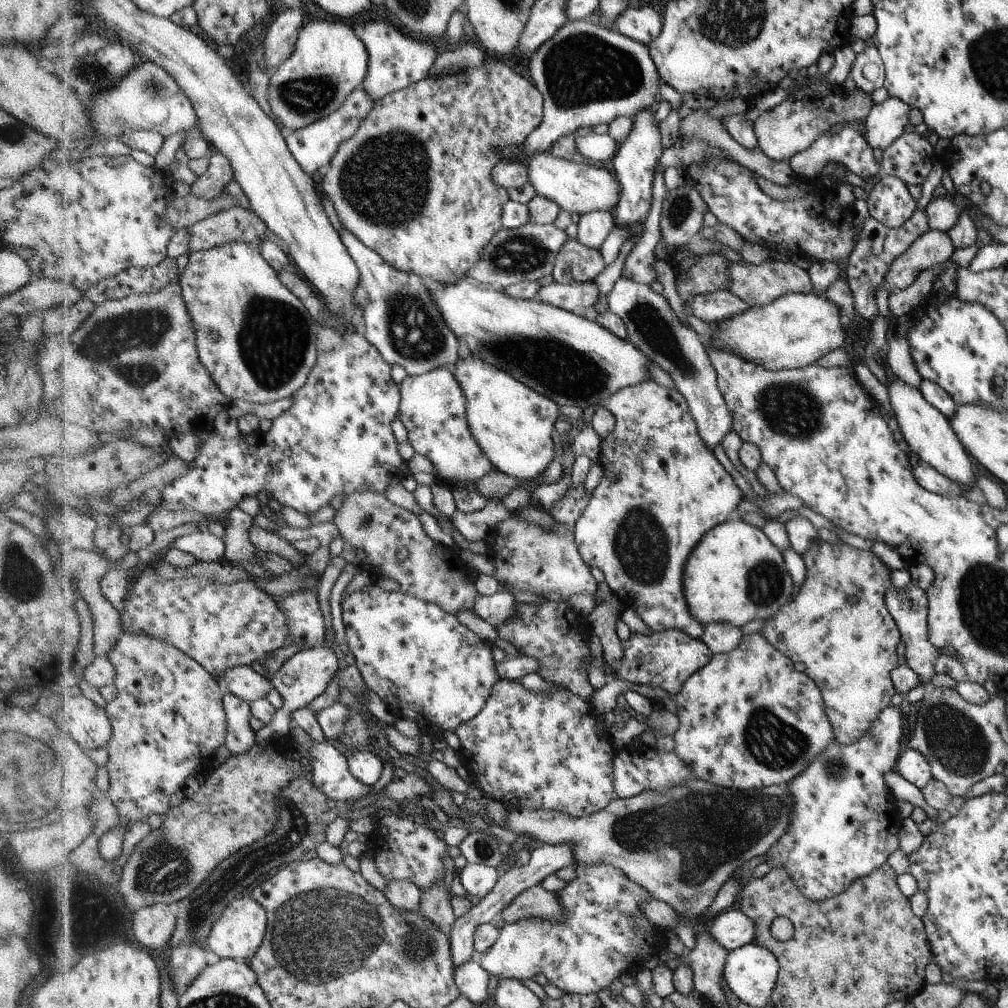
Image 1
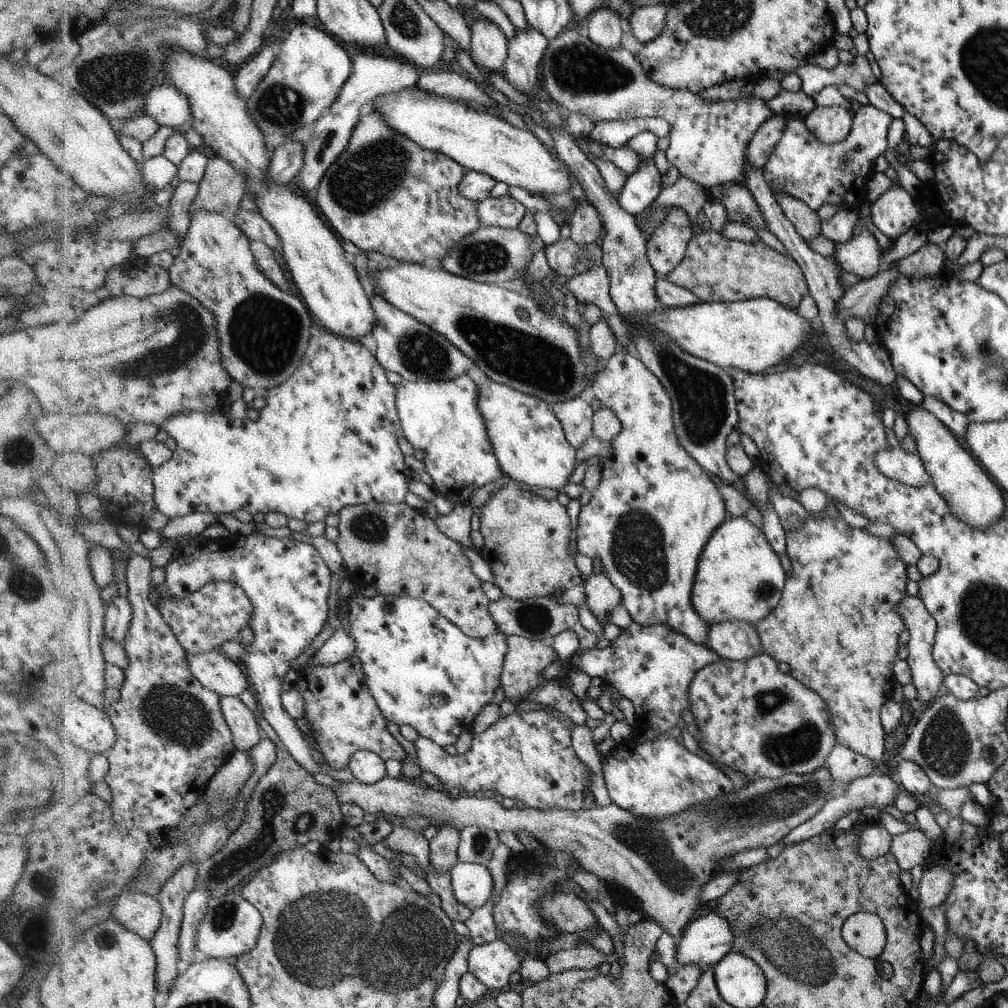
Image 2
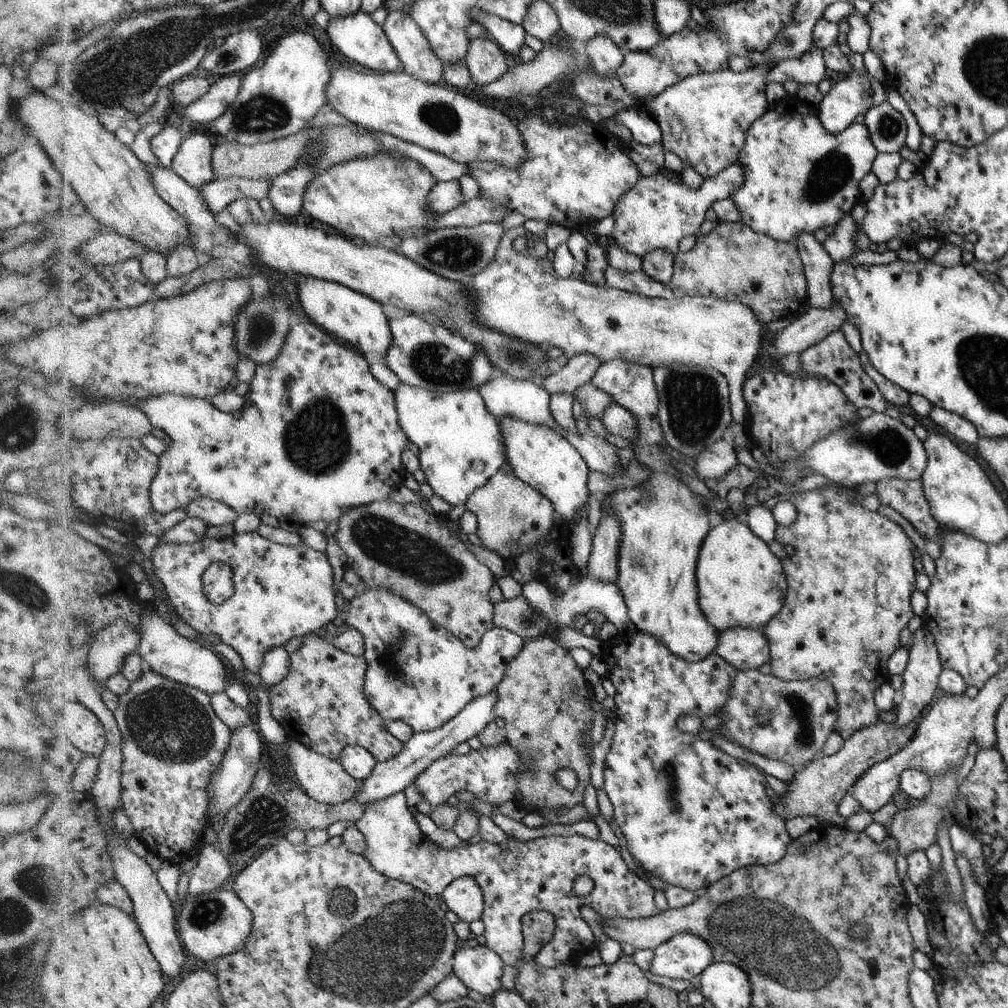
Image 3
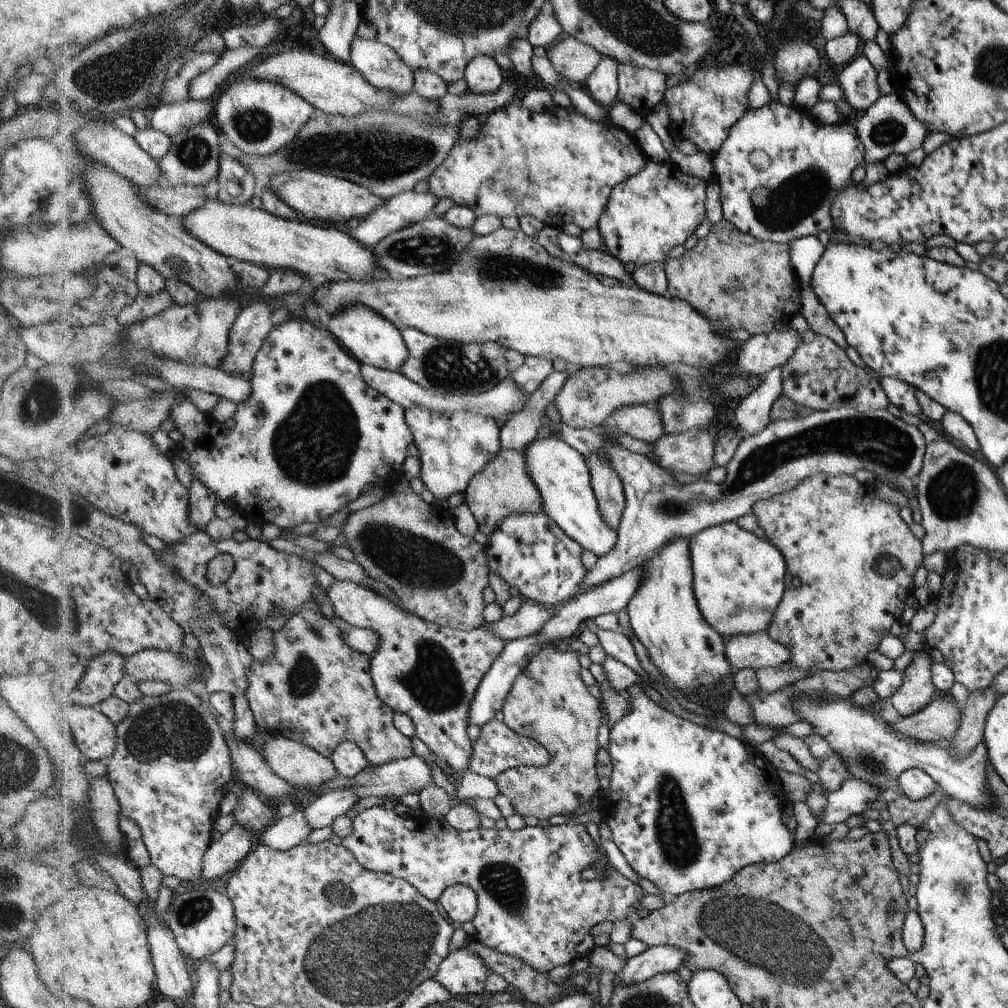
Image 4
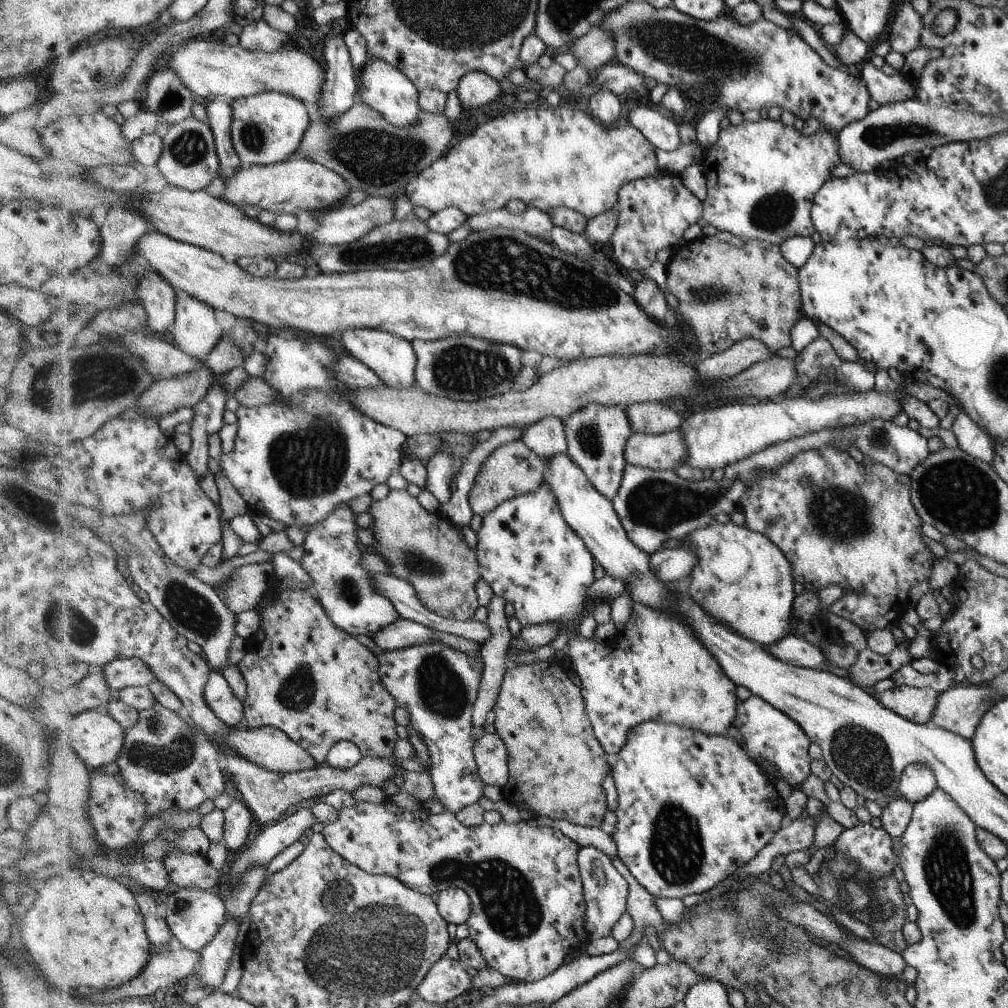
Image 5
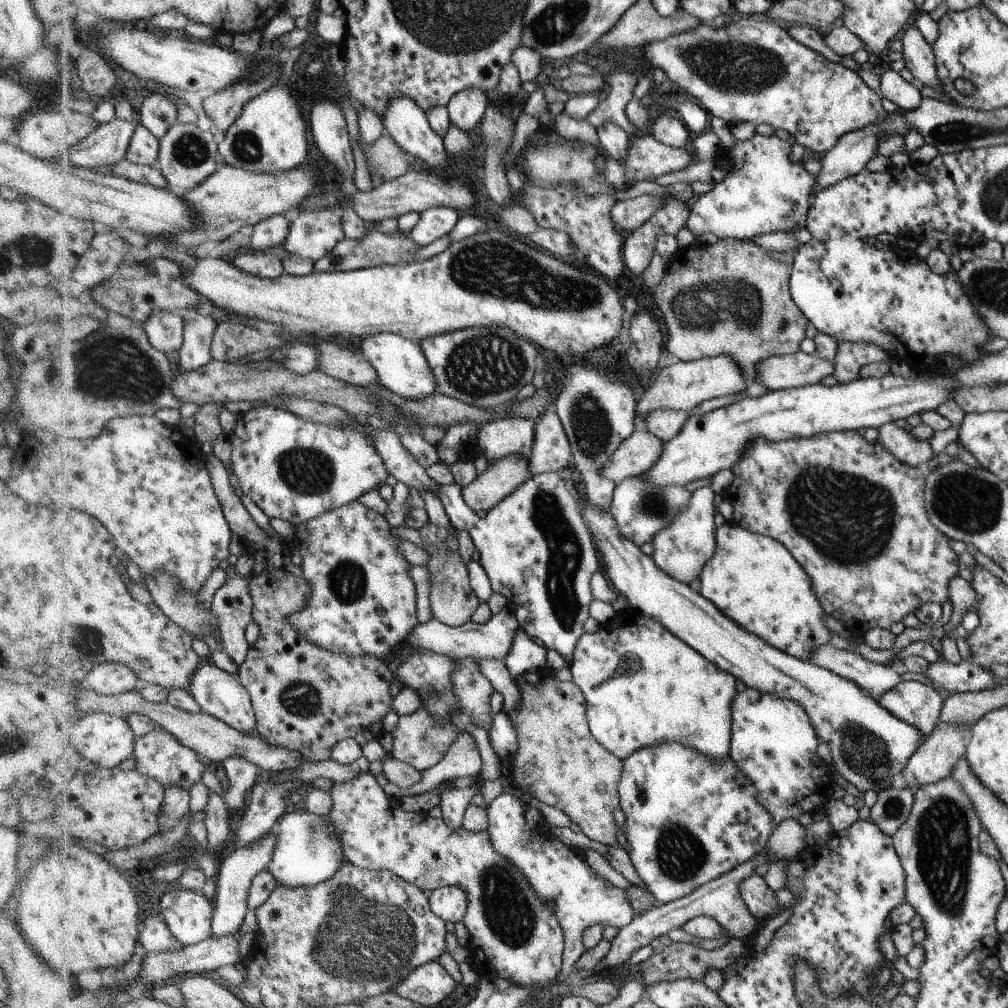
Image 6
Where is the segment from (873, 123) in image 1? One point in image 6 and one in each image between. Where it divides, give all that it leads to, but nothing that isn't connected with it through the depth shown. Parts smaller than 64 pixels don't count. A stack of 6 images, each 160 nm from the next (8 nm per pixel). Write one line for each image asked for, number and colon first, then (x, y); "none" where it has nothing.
2: (804, 167)
3: (798, 177)
4: (779, 171)
5: (762, 177)
6: (763, 192)

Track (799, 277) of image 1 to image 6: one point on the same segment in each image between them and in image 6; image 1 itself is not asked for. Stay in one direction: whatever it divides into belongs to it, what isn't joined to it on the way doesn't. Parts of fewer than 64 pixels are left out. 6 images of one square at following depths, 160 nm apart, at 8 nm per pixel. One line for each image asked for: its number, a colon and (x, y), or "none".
2: (715, 268)
3: (734, 263)
4: (737, 281)
5: (729, 288)
6: (733, 297)

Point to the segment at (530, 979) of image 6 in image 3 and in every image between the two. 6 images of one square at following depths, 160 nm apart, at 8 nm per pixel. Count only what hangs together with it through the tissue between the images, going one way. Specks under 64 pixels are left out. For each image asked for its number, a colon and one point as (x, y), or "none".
3: (516, 878)
4: (533, 904)
5: (526, 894)

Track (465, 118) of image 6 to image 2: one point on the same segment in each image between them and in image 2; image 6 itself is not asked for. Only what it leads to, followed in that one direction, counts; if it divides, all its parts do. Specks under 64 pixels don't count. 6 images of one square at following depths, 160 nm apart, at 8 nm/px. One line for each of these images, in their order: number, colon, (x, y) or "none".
2: (489, 45)
3: (486, 63)
4: (483, 75)
5: (477, 88)

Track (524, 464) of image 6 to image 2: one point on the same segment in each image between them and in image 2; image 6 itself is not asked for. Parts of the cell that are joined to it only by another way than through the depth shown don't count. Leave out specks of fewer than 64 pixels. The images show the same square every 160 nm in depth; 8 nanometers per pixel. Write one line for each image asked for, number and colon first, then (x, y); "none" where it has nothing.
2: (527, 539)
3: (512, 517)
4: (504, 488)
5: (511, 470)

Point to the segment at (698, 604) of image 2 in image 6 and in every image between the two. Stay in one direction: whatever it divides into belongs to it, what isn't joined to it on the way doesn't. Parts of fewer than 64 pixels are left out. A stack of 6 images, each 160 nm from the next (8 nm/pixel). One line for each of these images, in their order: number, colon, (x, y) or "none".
3: (741, 584)
4: (738, 578)
5: (742, 578)
6: (754, 579)

